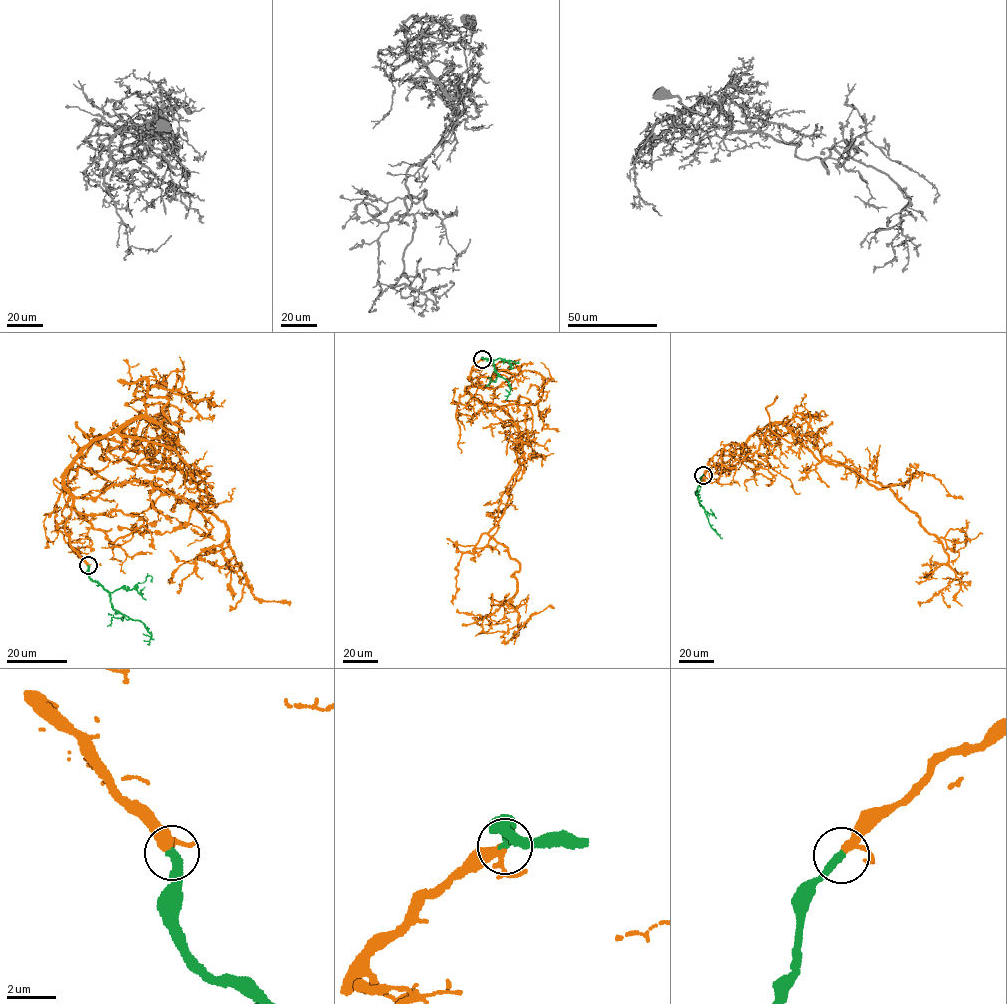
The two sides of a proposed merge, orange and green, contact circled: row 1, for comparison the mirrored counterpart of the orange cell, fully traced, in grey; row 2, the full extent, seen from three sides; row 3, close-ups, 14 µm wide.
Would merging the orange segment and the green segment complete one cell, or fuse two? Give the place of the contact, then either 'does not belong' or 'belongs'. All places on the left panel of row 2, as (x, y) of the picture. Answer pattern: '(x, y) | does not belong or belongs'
(88, 565) | belongs

